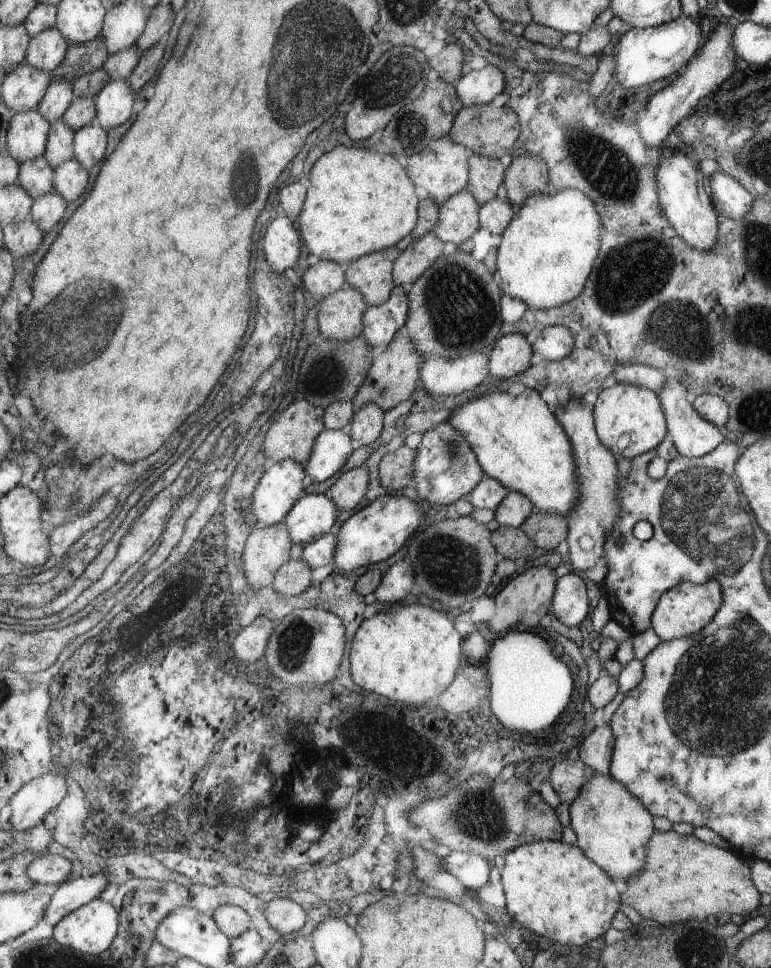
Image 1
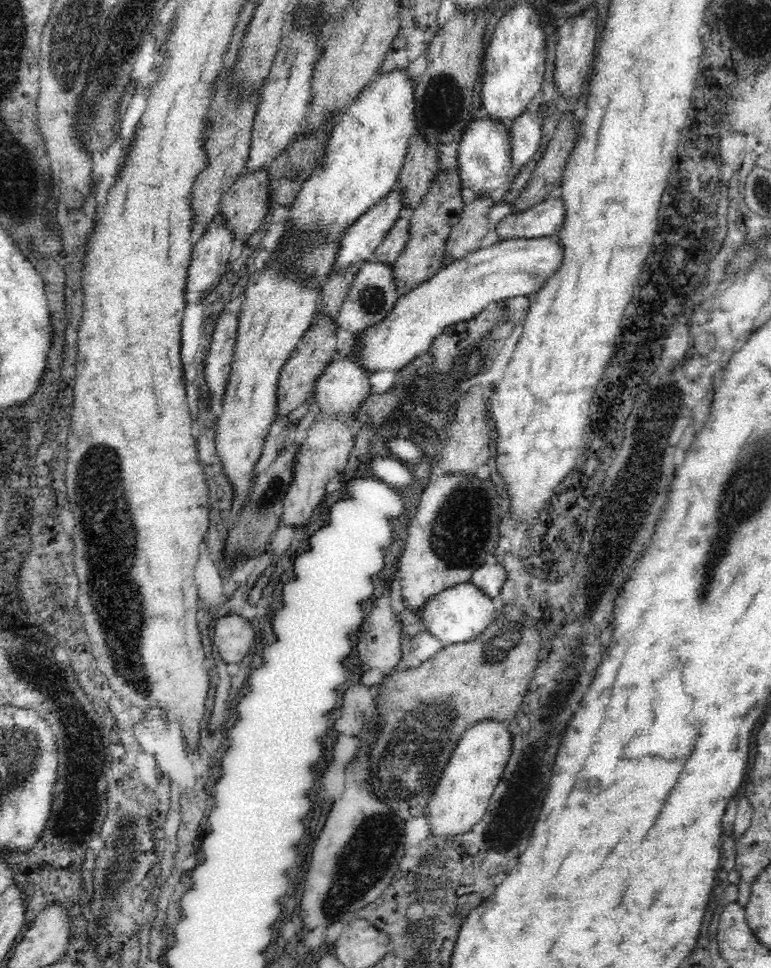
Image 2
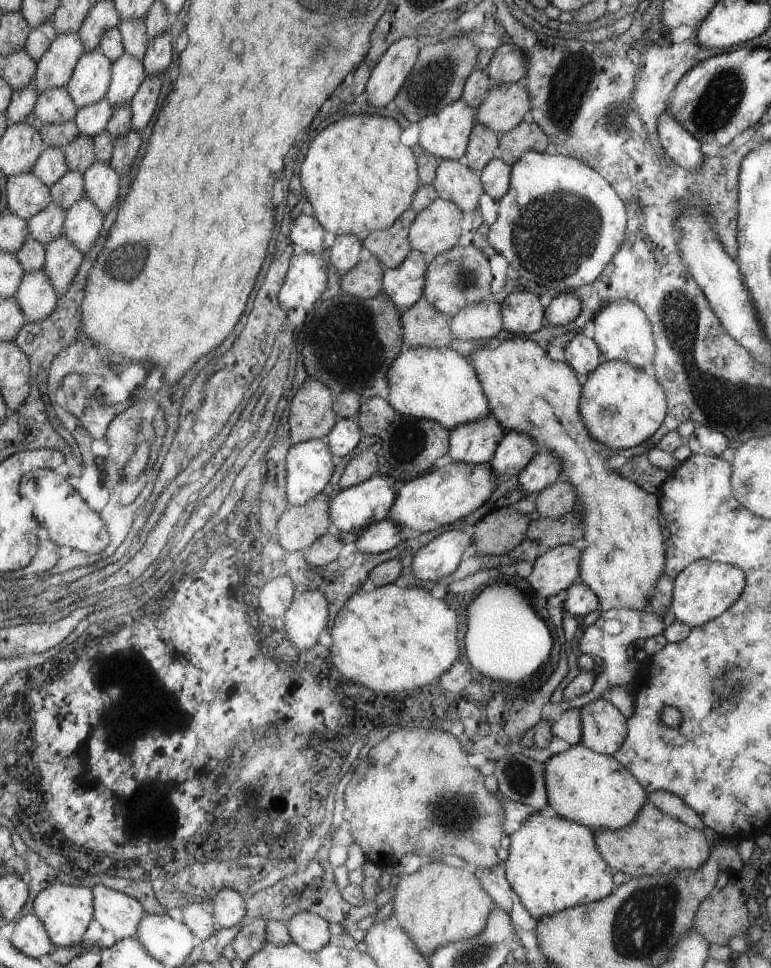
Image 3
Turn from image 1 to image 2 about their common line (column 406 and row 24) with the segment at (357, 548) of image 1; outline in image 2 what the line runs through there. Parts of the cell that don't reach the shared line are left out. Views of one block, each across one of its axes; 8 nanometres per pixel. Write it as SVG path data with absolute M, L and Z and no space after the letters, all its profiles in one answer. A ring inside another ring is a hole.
M516 6L508 9L500 18L495 31L488 43L488 50L484 50L482 70L482 106L489 118L501 119L511 123L514 118L525 114L528 111L528 104L541 92L541 84L545 73L546 64L546 38L542 32L542 24L538 14L530 6Z

